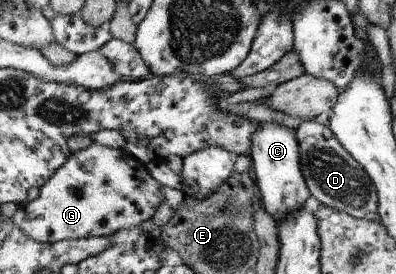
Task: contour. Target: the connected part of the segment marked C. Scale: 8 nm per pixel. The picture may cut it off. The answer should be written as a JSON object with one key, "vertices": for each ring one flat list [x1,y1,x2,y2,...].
{"vertices":[[265,122,257,125,251,140,250,158,252,175,260,191,261,204,275,220,292,215,305,207,305,201,311,195,300,164,300,142,296,130,278,125,277,122]]}

